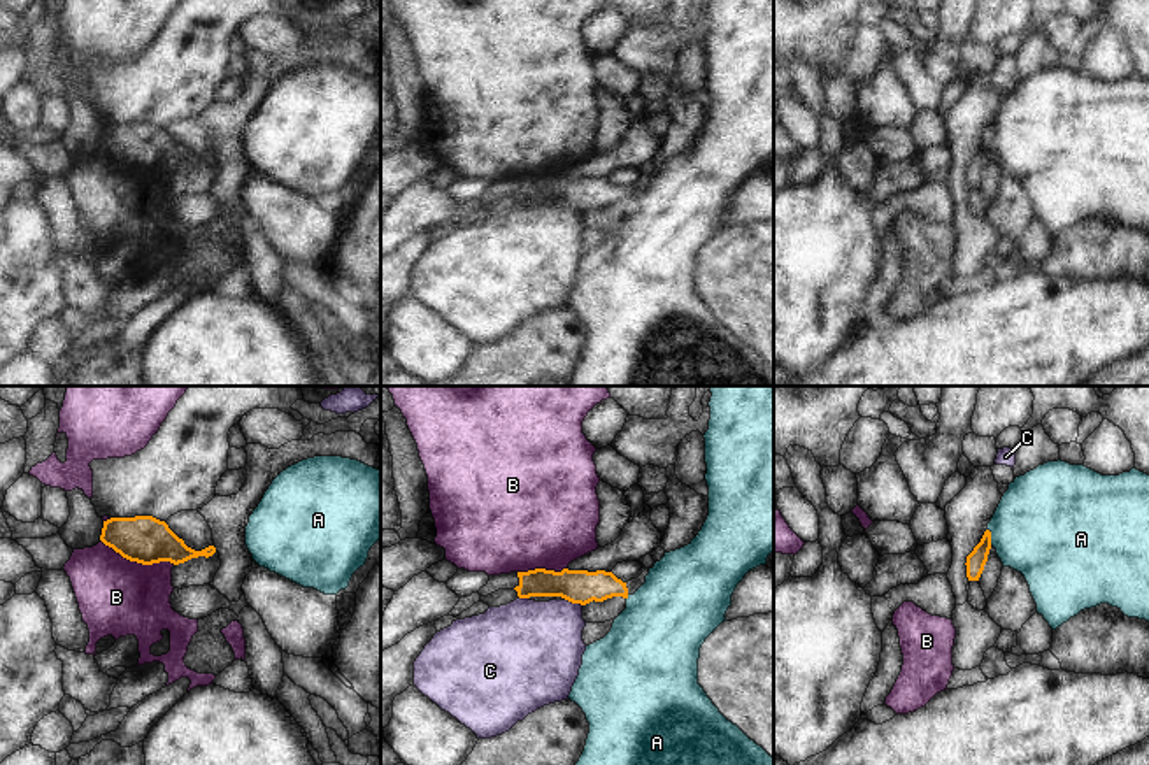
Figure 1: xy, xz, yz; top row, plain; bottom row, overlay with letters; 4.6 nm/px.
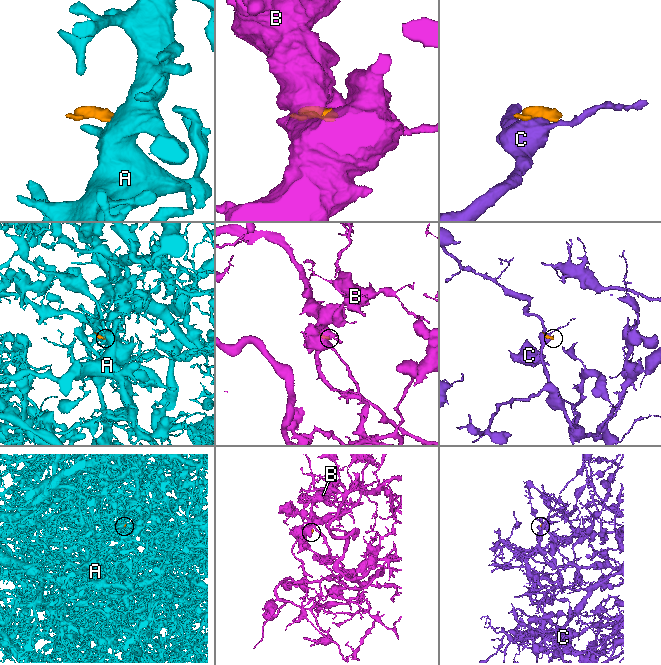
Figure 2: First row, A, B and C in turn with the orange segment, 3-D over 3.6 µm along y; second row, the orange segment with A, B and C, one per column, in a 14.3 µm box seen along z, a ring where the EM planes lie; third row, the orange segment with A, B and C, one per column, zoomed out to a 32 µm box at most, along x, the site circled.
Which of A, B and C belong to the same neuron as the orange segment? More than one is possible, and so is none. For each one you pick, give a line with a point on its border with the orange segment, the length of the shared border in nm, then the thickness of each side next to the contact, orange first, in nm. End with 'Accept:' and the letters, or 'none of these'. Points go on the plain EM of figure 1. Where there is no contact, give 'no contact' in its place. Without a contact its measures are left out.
Accept: none of these

